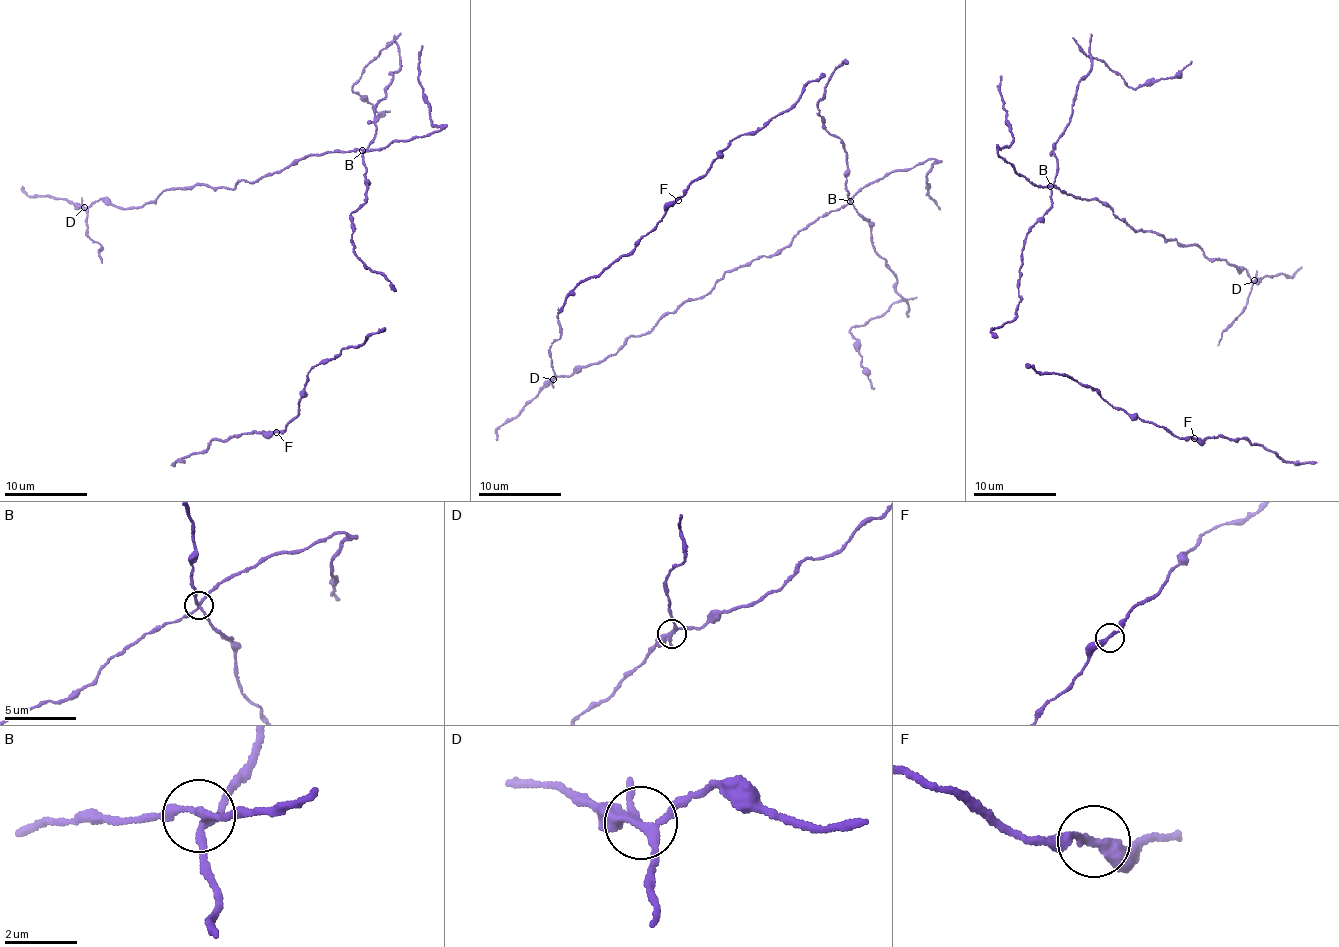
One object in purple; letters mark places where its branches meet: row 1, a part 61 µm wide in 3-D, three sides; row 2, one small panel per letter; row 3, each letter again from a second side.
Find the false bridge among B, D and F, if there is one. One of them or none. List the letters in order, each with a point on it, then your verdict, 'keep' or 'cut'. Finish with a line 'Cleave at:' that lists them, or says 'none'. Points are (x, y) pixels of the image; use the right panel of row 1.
B: (1050, 186) | keep
D: (1254, 280) | cut
F: (1194, 438) | keep
Cleave at: D

